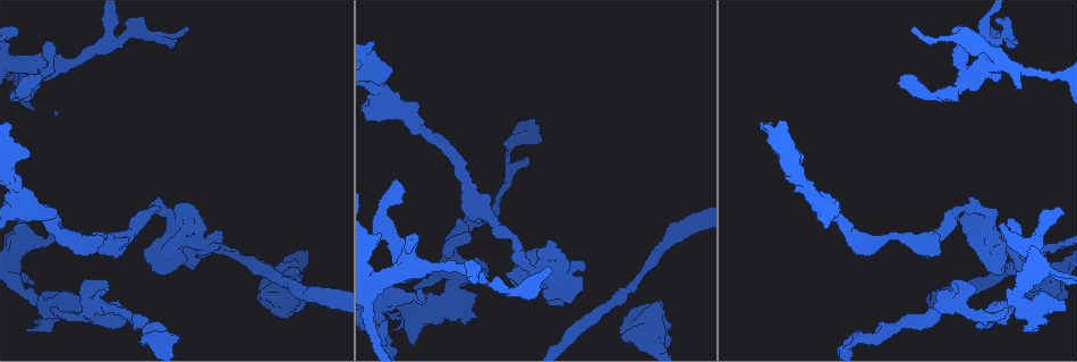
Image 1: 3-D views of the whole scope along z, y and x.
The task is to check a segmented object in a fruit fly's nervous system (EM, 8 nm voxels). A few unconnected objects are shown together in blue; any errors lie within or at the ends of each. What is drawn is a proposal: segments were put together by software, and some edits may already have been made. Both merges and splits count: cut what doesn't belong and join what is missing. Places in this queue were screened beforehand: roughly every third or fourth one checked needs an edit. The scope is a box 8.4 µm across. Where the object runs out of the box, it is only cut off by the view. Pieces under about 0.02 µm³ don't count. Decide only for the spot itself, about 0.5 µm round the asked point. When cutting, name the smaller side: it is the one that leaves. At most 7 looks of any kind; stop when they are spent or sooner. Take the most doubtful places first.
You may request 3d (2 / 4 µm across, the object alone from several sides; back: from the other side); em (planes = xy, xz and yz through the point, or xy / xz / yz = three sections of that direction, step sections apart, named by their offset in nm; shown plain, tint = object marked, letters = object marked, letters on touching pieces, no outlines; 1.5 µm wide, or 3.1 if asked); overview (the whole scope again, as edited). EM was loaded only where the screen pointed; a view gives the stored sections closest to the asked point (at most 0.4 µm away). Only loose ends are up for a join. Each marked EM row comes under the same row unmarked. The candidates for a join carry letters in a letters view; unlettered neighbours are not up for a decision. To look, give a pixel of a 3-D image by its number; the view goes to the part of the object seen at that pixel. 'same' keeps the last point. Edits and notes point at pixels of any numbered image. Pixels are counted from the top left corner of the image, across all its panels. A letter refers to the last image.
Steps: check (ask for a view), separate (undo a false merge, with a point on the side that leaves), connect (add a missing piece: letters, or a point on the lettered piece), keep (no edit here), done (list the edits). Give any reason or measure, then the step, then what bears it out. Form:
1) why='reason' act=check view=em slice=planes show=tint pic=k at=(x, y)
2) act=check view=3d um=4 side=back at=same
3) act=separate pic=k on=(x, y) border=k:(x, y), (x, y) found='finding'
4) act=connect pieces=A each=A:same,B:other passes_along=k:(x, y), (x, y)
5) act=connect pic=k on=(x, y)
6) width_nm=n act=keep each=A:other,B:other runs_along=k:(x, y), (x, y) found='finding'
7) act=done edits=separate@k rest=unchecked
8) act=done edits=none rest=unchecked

why='branch stops here' act=check view=3d um=4 pic=1 at=(108, 286)

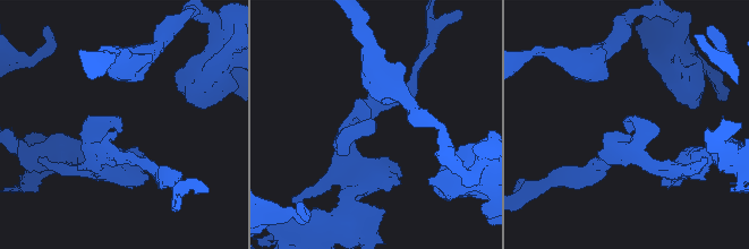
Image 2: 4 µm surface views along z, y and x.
why='now the EM' act=check view=em slice=planes show=letters pic=2 at=(373, 122)

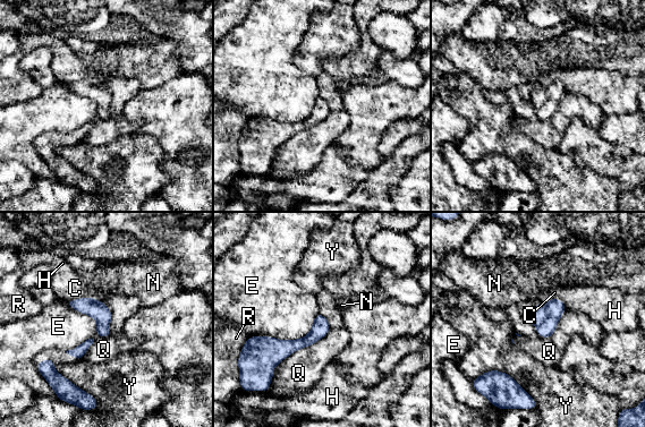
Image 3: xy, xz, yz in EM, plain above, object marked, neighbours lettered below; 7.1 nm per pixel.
act=keep each=C:other,E:other,H:other,N:other,Q:other,R:other,Y:other runs_along=3:(325, 323), (298, 344), (259, 344) found='no lettered piece goes on from it'

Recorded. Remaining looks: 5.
why='sudden change in width' act=check view=em slice=xz step=4 show=tint pic=1 at=(380, 301)

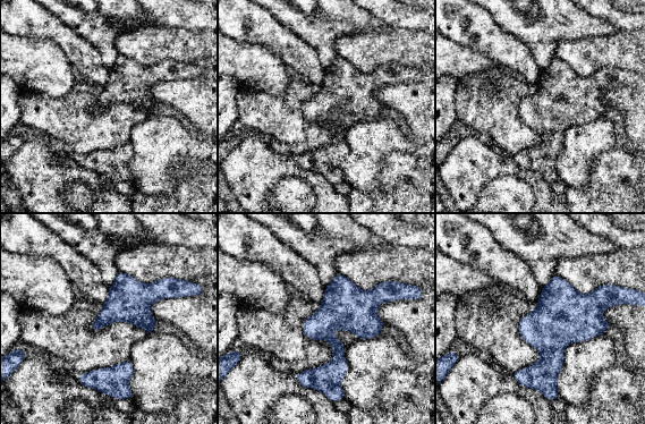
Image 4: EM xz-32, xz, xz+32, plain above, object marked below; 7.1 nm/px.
why='what lies round it' act=check view=em slice=xz step=4 show=letters at=same

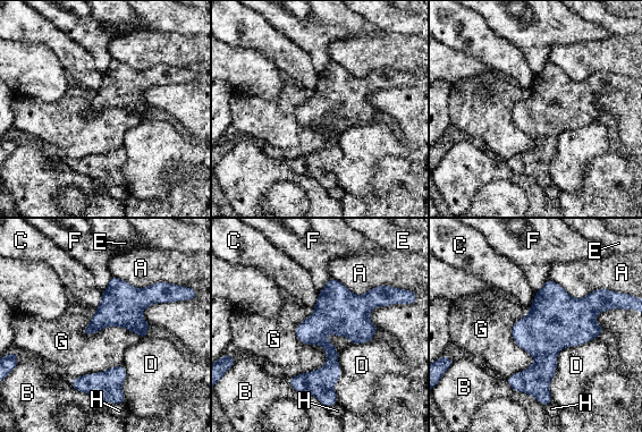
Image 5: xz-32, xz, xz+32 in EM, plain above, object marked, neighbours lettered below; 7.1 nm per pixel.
act=keep each=A:other,B:other,C:other,D:other,E:other,F:other,G:other,H:other runs_along=5:(383, 288), (323, 333), (331, 350), (323, 391) found='continuous, no second cell'

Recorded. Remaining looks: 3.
why='a narrow waist' act=check view=3d um=2 pic=1 at=(995, 277)

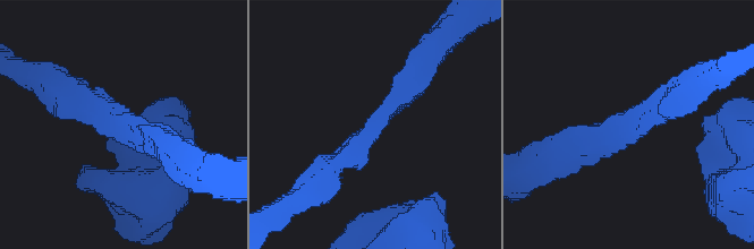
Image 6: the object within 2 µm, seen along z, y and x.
arm_widths_nm=220,260 act=check view=em slice=planes show=letters pic=6 at=(378, 125)

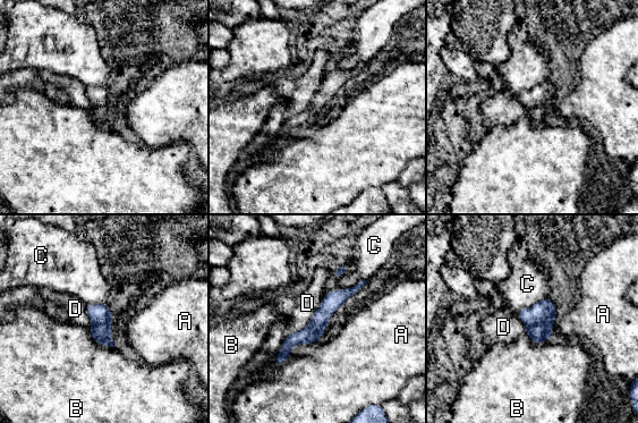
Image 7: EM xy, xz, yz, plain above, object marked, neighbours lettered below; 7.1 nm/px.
act=keep each=A:other,B:other,C:other,D:other runs_along=7:(357, 287), (340, 296), (278, 361) found='continuous, no second cell'

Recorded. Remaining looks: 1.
act=done edits=none rest=unchecked

